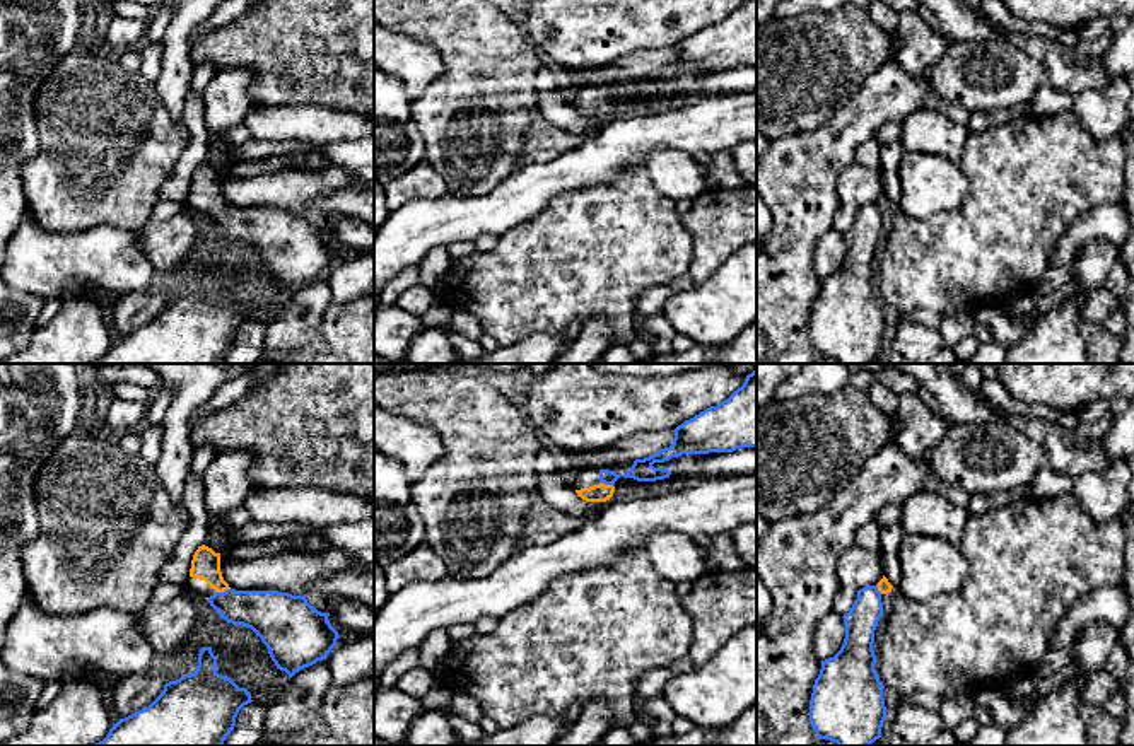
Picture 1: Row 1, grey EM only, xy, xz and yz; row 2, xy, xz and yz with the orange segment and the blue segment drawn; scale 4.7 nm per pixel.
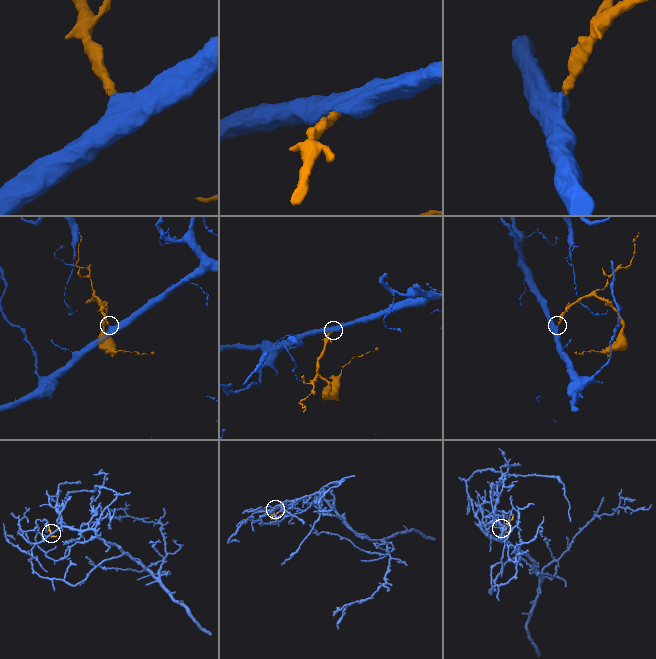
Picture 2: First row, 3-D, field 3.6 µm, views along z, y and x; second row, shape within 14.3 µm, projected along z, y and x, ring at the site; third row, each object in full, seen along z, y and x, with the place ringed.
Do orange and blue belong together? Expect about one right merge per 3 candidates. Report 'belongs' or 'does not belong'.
belongs

